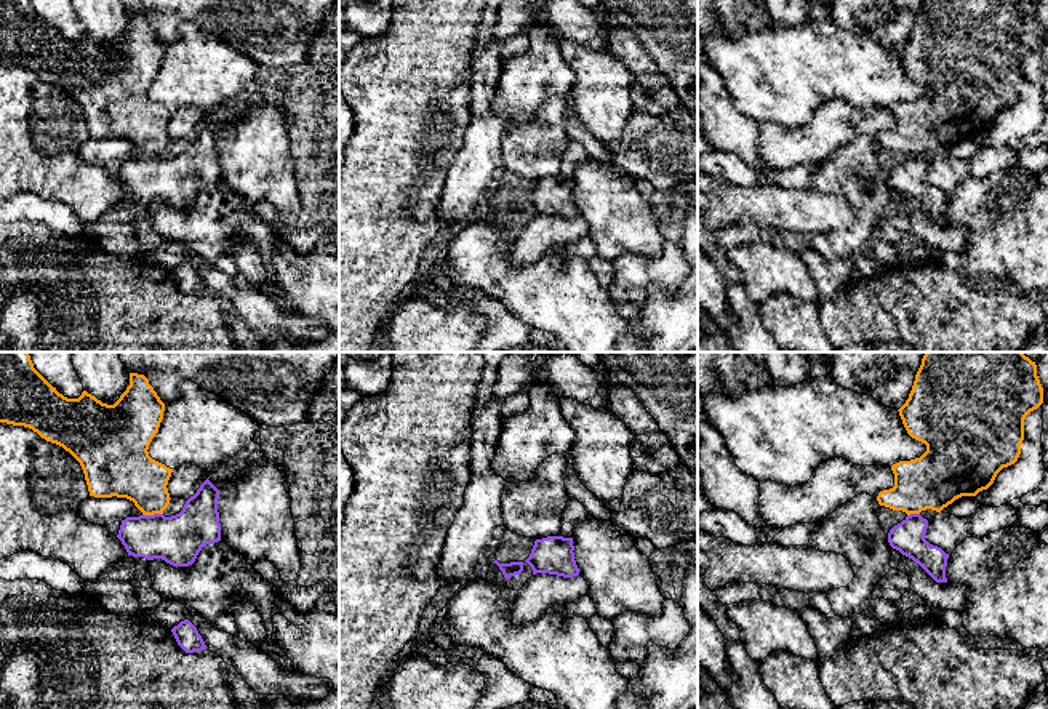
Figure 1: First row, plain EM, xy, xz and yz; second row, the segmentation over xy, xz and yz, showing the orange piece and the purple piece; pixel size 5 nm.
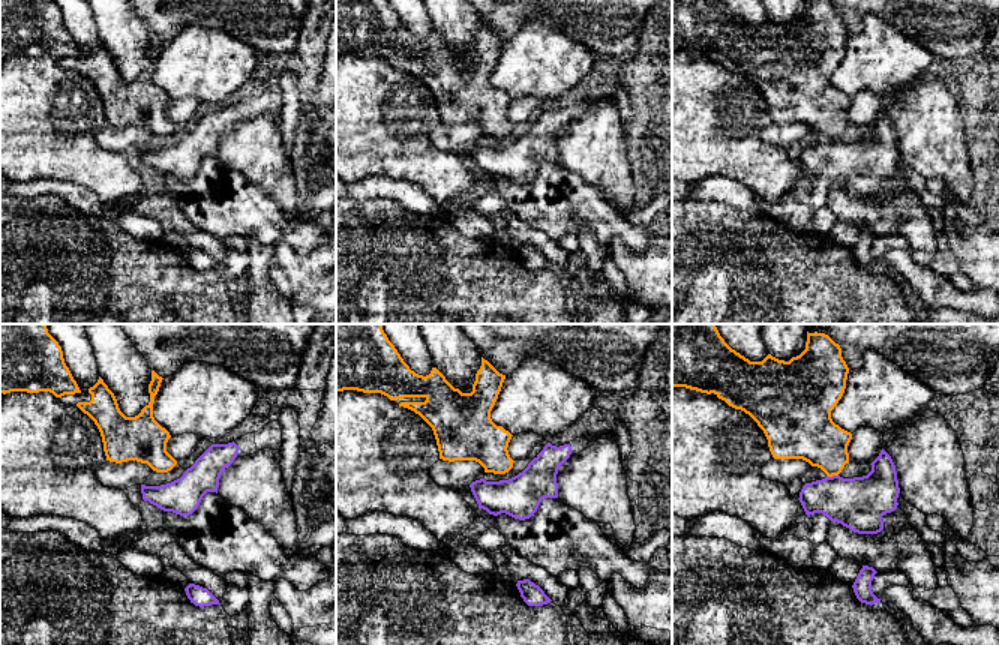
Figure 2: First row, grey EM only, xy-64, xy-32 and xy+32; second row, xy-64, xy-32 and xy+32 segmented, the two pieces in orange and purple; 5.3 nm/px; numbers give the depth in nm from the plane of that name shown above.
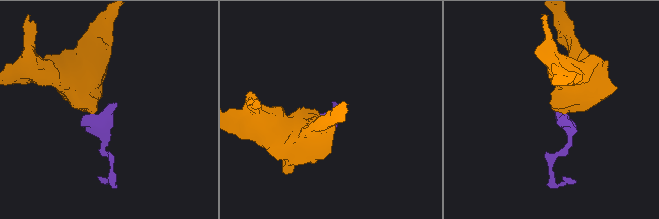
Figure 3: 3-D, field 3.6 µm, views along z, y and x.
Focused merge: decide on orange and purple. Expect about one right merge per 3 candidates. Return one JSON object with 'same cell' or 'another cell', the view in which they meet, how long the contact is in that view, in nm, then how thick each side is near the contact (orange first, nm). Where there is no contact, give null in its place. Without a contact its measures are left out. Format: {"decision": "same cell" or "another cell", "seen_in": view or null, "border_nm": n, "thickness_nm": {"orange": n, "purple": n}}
{"decision": "another cell", "seen_in": "xy", "border_nm": 100, "thickness_nm": {"orange": 260, "purple": 240}}

